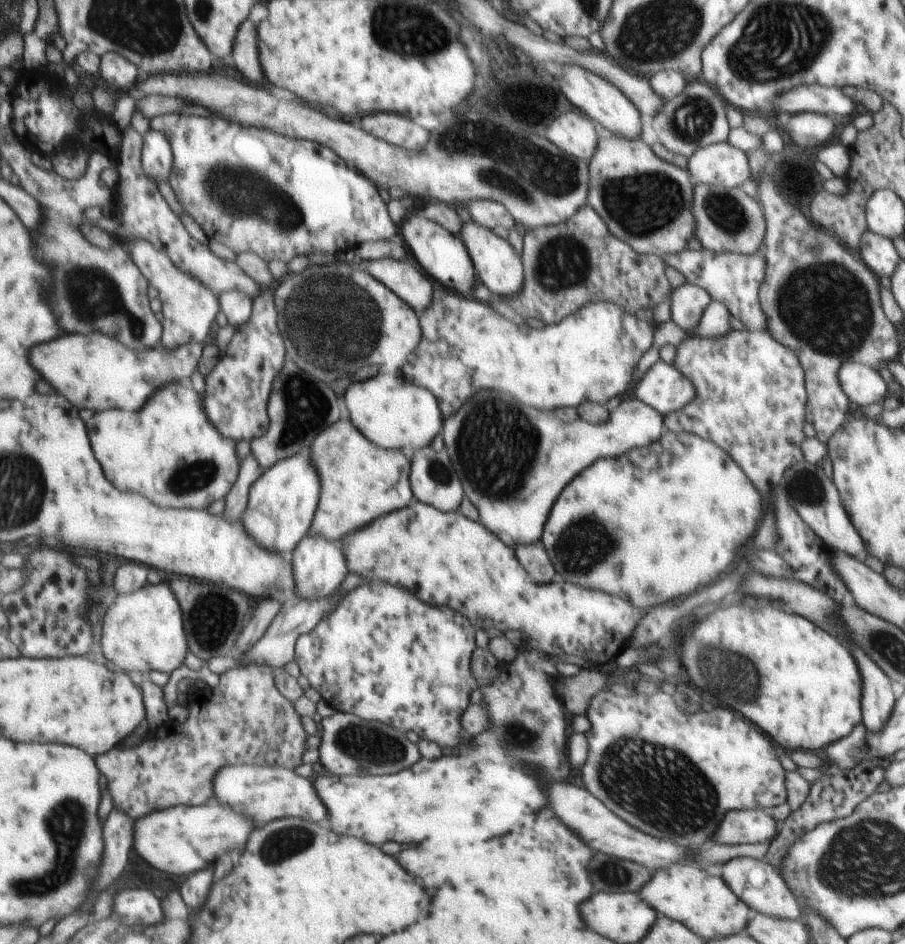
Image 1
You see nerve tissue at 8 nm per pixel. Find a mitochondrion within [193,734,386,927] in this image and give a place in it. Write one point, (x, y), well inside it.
(276, 848)

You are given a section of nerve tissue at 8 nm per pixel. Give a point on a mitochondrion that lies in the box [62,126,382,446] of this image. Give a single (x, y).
(217, 179)

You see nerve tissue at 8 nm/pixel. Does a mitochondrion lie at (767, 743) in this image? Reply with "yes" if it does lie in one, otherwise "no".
no

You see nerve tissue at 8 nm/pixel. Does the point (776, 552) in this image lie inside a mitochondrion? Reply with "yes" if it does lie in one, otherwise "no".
no

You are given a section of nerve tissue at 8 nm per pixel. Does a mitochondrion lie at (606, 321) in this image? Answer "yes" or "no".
no

